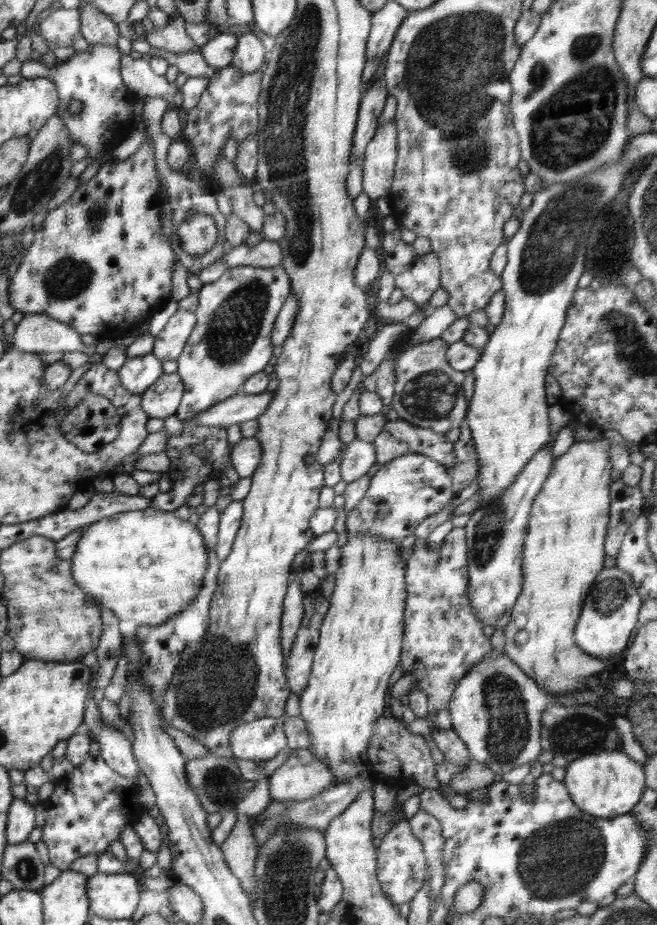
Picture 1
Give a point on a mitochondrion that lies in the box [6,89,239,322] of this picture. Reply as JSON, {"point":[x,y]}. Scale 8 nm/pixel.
{"point":[38,183]}

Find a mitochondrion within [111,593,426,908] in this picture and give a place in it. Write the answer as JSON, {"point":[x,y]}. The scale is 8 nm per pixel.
{"point":[216,684]}

